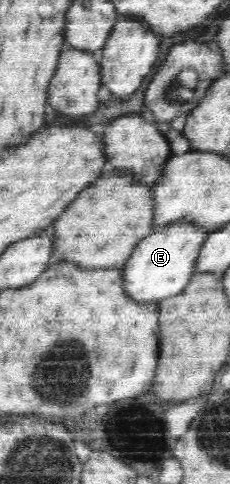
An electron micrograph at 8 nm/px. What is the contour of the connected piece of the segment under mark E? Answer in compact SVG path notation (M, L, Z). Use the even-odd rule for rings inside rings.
M189 223L154 226L153 231L137 243L123 267L120 279L124 295L134 303L149 303L181 293L195 274L195 261L208 233Z

